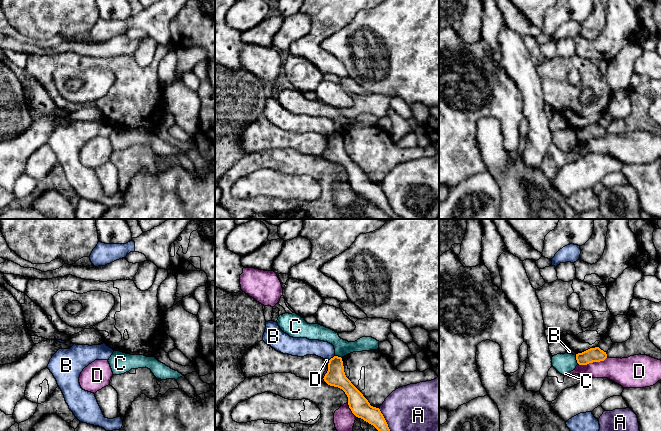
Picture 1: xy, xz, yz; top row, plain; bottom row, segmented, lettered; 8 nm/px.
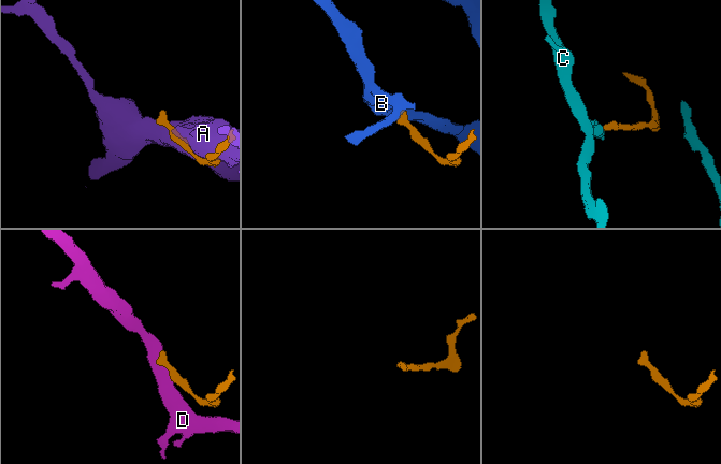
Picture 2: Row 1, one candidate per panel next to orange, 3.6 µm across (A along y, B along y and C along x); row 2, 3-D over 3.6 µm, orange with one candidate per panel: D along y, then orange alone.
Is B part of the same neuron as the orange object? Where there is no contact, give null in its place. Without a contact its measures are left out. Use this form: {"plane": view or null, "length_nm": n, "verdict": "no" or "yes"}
{"plane": "xz", "length_nm": 60, "verdict": "yes"}

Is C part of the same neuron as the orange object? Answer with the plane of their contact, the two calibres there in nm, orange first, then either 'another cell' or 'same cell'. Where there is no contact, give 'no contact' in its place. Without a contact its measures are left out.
contact in yz; calibres 120 and 160 nm; another cell

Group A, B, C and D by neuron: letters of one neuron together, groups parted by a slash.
A / B / C / D

